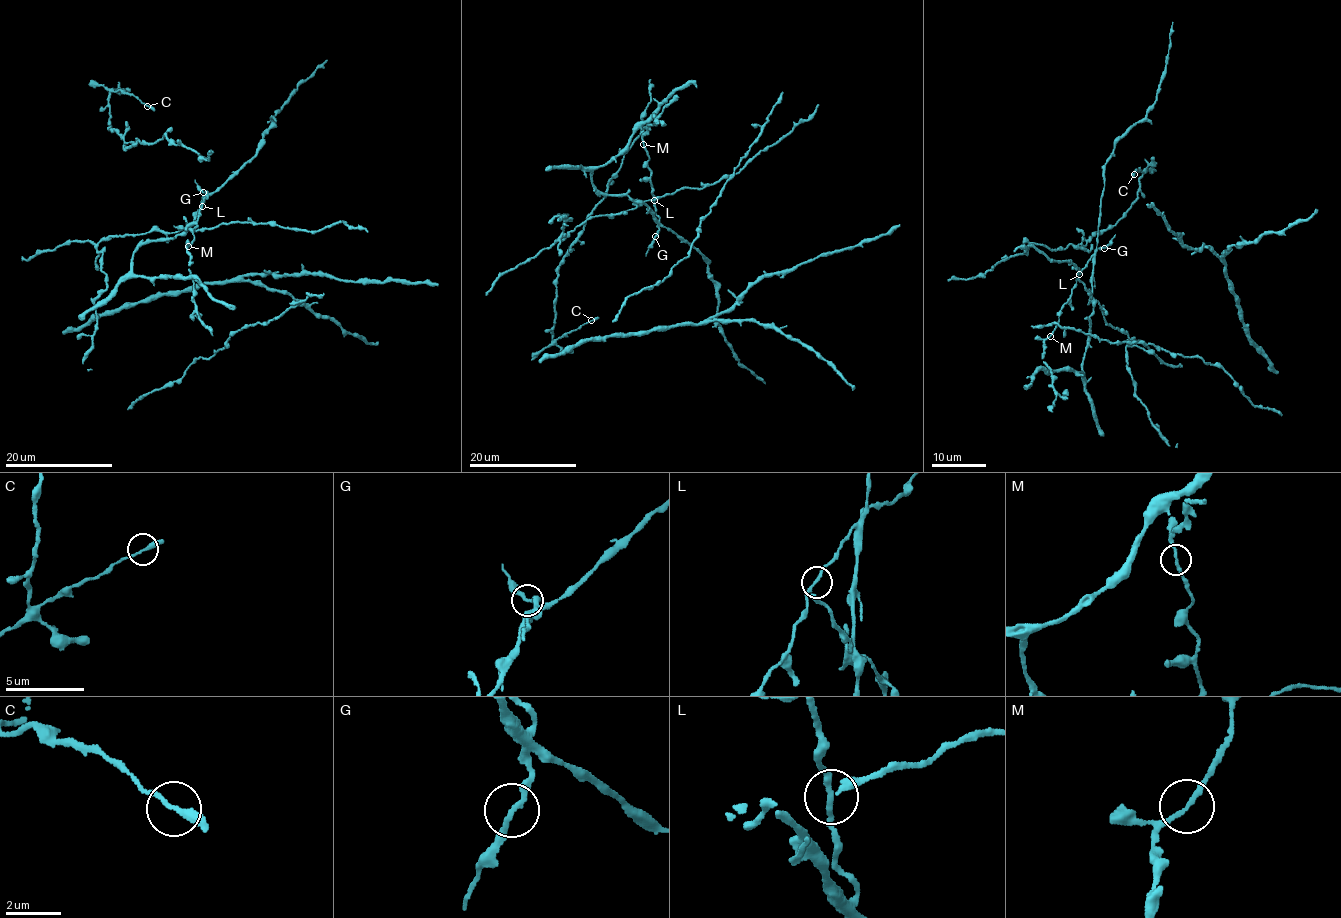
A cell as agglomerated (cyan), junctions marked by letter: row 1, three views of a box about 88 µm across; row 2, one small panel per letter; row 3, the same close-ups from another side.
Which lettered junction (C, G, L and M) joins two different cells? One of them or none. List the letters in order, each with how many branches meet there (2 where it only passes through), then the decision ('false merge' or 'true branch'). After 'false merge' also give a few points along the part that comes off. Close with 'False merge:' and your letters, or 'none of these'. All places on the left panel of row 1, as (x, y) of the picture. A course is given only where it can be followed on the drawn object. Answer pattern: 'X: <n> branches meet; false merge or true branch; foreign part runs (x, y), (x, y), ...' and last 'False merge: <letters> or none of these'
C: 2 branches meet; true branch
G: 2 branches meet; true branch
L: 2 branches meet; true branch
M: 2 branches meet; true branch
False merge: none of these

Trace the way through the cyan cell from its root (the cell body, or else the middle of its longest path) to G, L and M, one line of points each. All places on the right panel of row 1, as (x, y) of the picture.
G: (1101, 307), (1090, 296), (1093, 255), (1104, 248)
L: (1101, 307), (1090, 296), (1092, 260), (1079, 274)
M: (1101, 307), (1090, 296), (1091, 259), (1081, 271), (1071, 298), (1060, 313), (1058, 323), (1049, 336)

